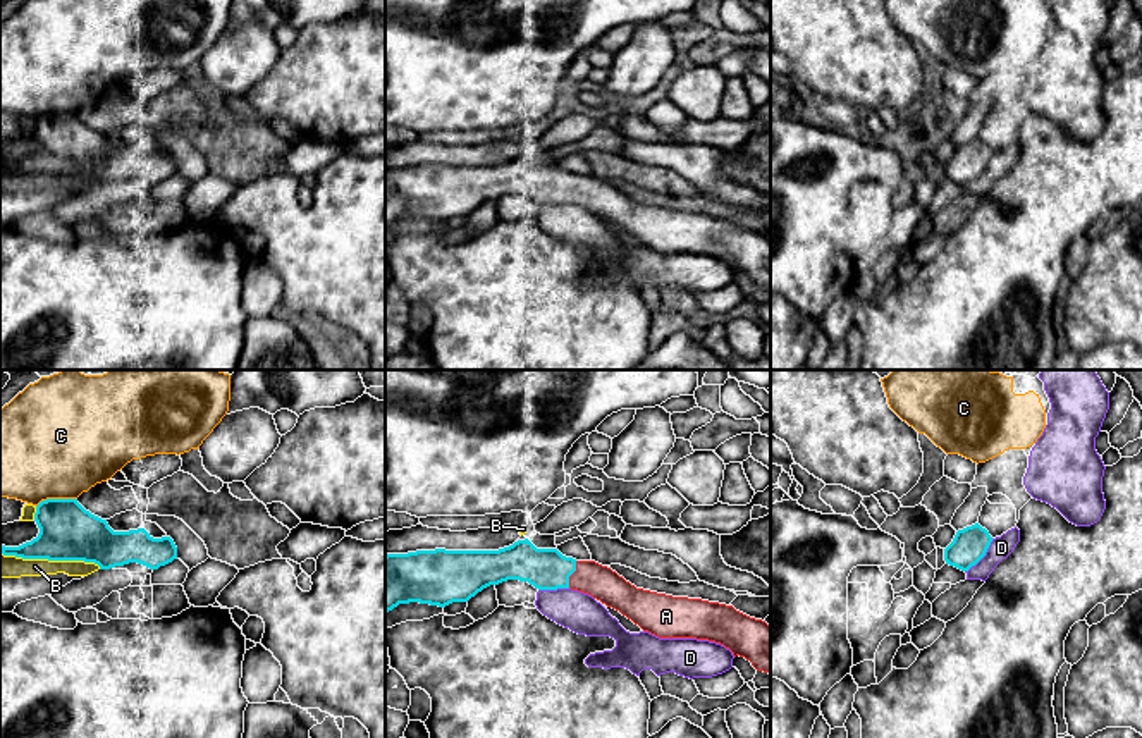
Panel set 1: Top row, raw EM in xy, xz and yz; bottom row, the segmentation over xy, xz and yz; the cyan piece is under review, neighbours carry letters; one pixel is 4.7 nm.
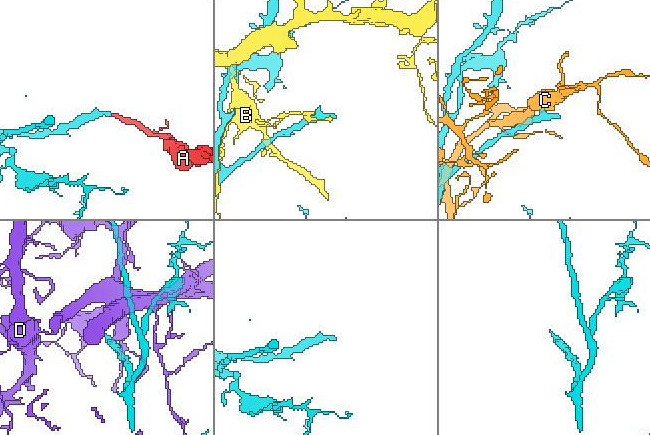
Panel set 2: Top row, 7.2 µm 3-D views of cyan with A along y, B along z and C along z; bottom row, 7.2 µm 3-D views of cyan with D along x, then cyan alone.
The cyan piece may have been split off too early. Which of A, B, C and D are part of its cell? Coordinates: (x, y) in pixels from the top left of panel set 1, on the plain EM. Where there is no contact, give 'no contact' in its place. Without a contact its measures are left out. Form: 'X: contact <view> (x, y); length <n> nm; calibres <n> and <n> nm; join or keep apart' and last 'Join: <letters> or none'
A: contact xz (571, 188); length 130 nm; calibres 190 and 160 nm; join
B: contact xy (49, 174); length 480 nm; calibres 280 and 110 nm; keep apart
C: contact xy (55, 114); length 200 nm; calibres 280 and 500 nm; keep apart
D: contact yz (982, 171); length 200 nm; calibres 160 and 100 nm; keep apart
Join: A

